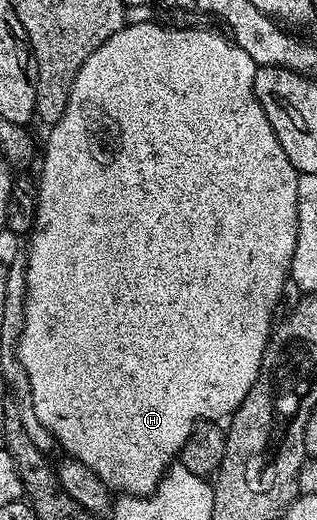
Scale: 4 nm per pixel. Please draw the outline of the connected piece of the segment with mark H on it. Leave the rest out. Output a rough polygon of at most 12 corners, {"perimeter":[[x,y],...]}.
{"perimeter":[[125,24],[49,126],[17,359],[147,497],[258,378],[254,60]]}

